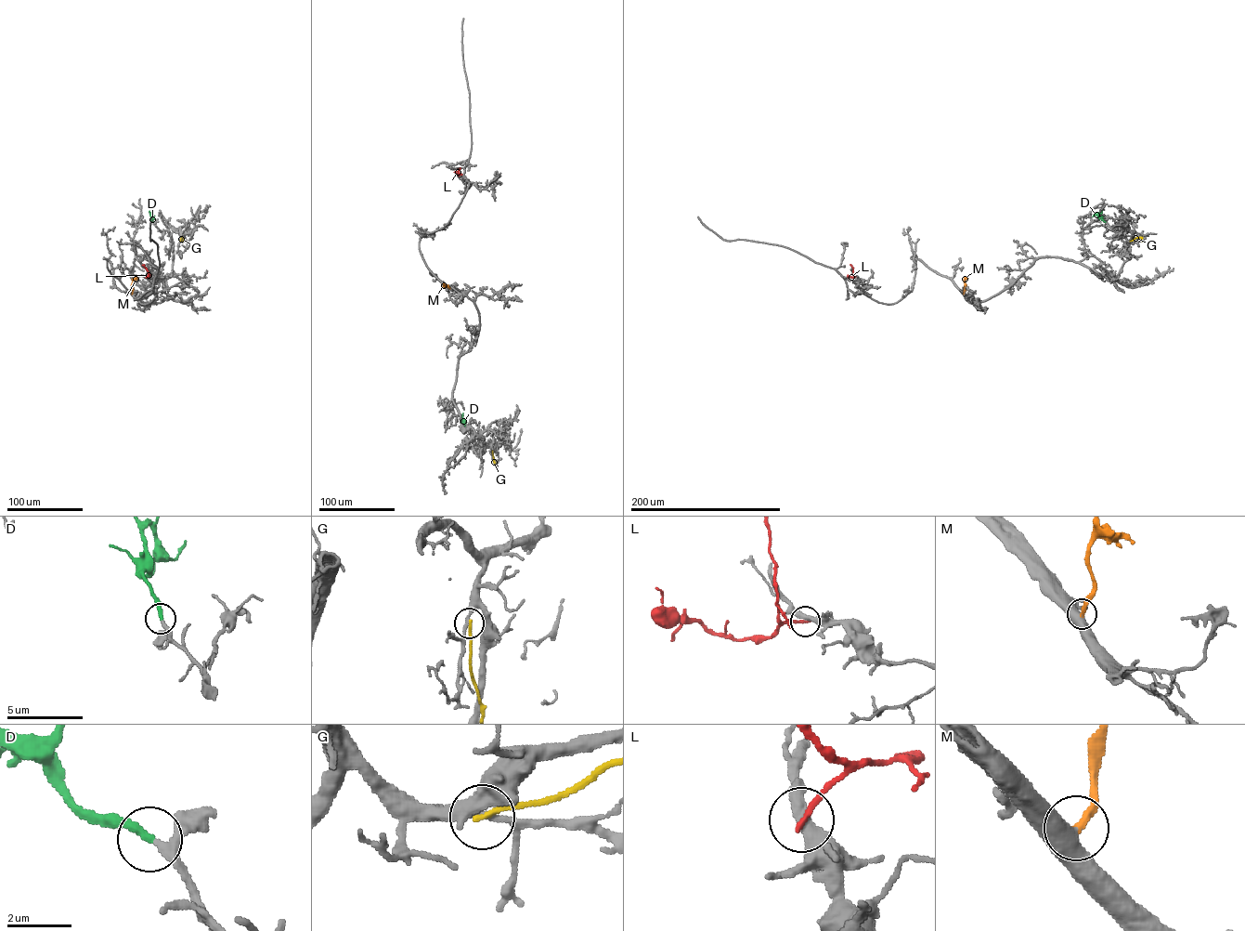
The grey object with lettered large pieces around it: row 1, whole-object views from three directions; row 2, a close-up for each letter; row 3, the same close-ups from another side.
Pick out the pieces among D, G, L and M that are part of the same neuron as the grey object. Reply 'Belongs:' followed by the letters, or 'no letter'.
Belongs: D, M

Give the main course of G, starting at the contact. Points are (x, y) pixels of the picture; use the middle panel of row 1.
G: (492, 451), (494, 463)

